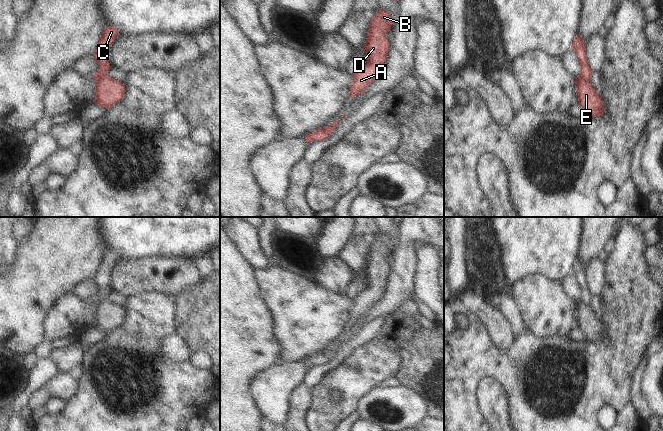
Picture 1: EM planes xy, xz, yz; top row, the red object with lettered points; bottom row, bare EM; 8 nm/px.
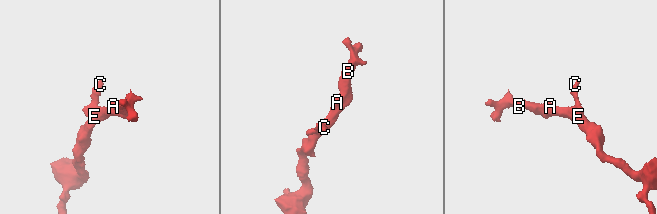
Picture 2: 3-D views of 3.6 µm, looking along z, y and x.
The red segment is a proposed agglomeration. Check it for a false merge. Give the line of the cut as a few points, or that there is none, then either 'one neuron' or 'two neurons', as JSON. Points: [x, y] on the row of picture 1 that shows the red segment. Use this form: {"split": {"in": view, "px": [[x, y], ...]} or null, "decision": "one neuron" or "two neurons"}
{"split": {"in": "xy", "px": [[106, 73], [96, 81]]}, "decision": "two neurons"}

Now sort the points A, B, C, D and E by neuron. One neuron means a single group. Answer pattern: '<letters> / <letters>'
A B D E / C

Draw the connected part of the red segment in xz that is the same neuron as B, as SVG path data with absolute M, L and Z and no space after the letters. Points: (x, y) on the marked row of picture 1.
M379 9L379 12L375 13L371 19L364 44L364 51L368 61L352 75L353 82L349 93L350 98L363 93L382 72L390 48L390 42L386 34L391 31L392 23L394 23L394 20L391 14L384 9Z

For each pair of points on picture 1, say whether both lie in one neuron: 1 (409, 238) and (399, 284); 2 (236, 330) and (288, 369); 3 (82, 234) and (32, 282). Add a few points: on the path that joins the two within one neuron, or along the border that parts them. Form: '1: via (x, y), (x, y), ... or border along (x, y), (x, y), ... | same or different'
1: via (406, 249), (401, 273) | same
2: border along (277, 360), (257, 374) | different
3: via (70, 244), (44, 270) | same

